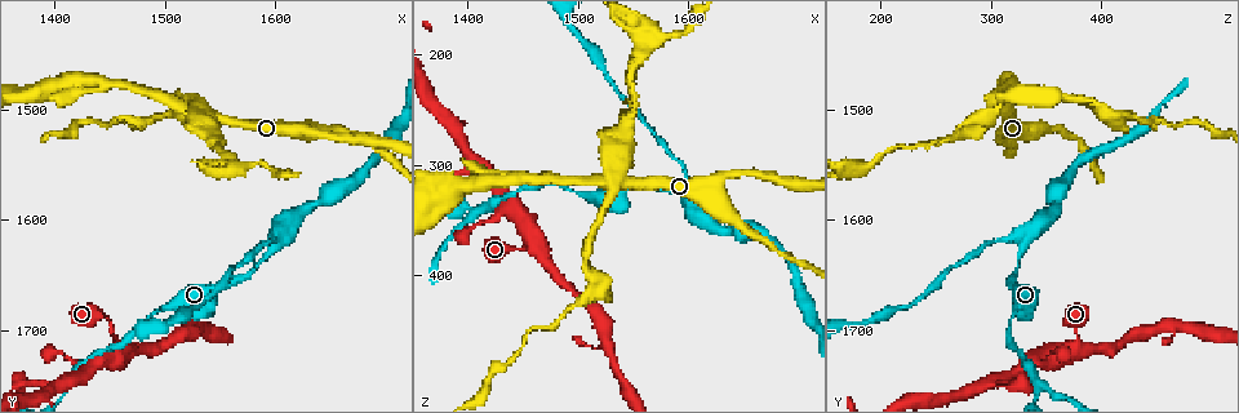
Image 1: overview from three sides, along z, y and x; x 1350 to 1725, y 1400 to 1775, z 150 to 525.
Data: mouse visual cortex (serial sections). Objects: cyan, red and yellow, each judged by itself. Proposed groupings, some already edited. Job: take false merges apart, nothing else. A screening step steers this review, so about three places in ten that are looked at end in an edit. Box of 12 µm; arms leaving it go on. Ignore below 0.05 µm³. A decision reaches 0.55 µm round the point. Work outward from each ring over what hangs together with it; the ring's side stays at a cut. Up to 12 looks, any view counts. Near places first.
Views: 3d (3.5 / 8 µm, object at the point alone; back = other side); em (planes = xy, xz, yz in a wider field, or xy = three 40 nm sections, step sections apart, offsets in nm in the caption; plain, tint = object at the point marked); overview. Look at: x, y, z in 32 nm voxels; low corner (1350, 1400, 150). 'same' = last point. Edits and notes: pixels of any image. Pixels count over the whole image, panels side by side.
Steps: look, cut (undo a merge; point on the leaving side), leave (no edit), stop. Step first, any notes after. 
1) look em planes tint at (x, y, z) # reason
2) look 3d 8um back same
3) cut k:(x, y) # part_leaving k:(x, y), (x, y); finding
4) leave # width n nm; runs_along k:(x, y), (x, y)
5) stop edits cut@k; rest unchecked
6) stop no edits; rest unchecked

look 3d 3.5um at (1458, 1714, 374) # small branch off a trunk

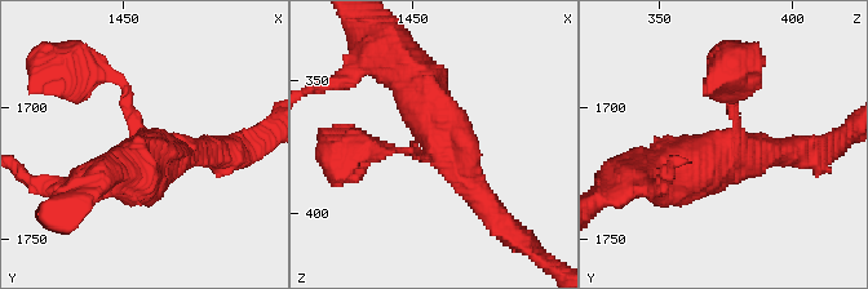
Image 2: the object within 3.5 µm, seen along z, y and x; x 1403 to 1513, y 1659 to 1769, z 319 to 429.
leave # arms 3; arm_widths 150, 350, 600 nm; runs_along 2:(730, 81), (734, 137), (655, 173); continuous, no second cell

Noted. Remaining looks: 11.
look 3d 3.5um at (1488, 1688, 320) # sudden change in width

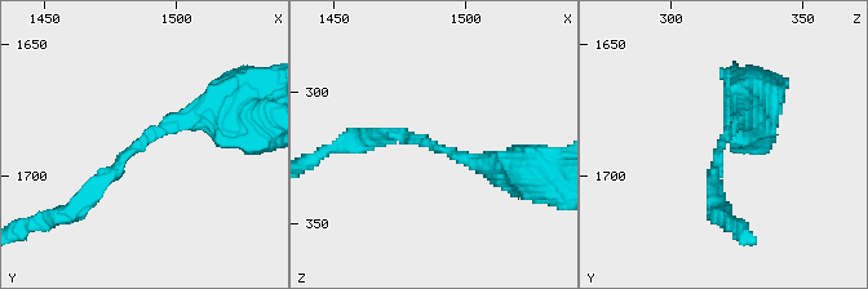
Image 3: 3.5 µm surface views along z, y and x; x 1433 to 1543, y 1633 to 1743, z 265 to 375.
look em xy step 1 tint at (1486, 1687, 320) # arm_widths 200, 300 nm; shape alone is not enough

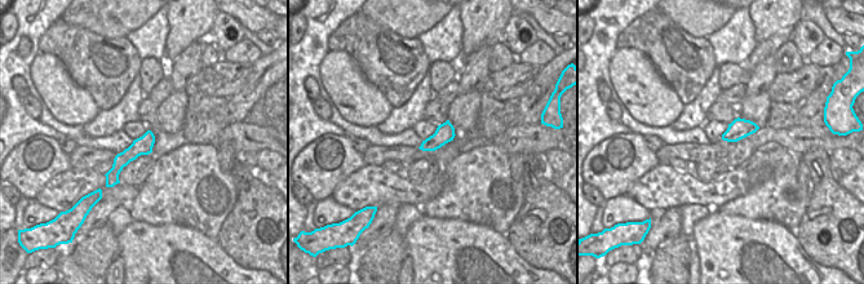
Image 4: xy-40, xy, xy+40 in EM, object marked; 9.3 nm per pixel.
leave # runs_along 3:(217, 114), (150, 134), (79, 205); one cell here

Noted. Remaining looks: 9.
look 3d 3.5um at (1406, 1748, 344) # side arm on a straight run

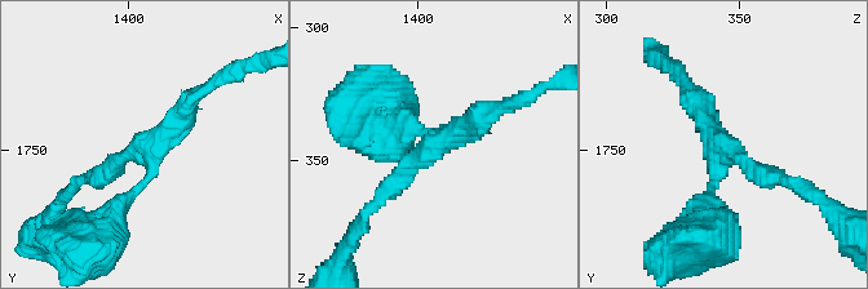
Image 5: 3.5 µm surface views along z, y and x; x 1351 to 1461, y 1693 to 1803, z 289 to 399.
look em xy step 5 tint at (1408, 1750, 344)

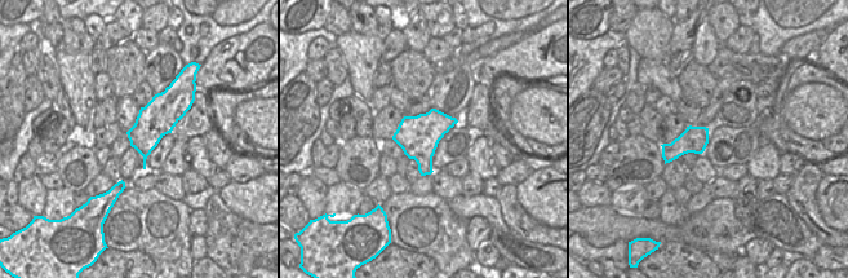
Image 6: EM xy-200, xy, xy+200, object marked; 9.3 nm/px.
look em xy step 1 tint same

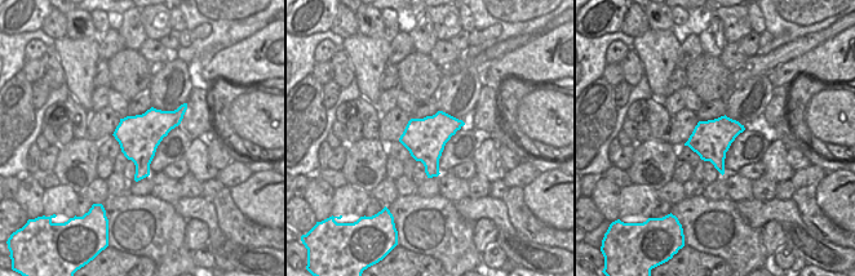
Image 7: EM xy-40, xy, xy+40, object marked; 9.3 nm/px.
leave # arm_widths 150, 200, 250 nm; runs_along 5:(204, 90), (156, 142), (93, 178); continuous, no second cell

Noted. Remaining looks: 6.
look 3d 3.5um at (1536, 1502, 314) # two arms at a narrow angle

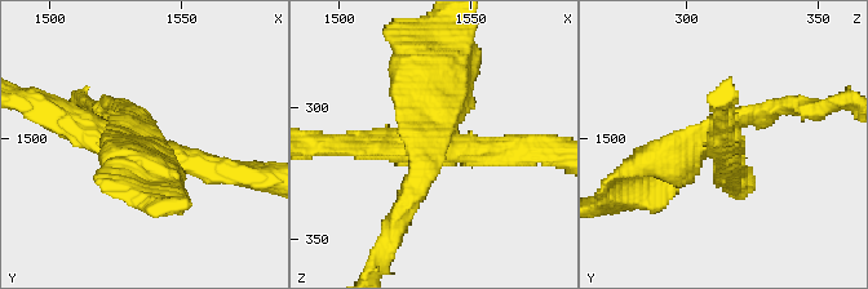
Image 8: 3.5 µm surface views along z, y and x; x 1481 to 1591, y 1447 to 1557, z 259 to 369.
look em xy step 2 tint at (1536, 1501, 314) # now the EM

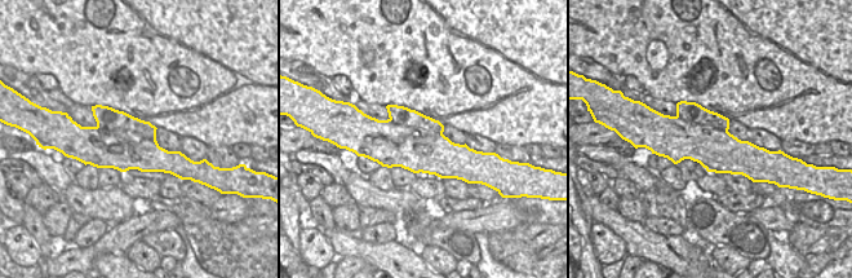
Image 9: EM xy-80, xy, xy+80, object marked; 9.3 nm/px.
cut 8:(451, 87) # border 9:(97, 126), (133, 131), (155, 141); a second cell is stuck on

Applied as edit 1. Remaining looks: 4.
look 3d 8um at (1602, 1616, 332) # abrupt turn

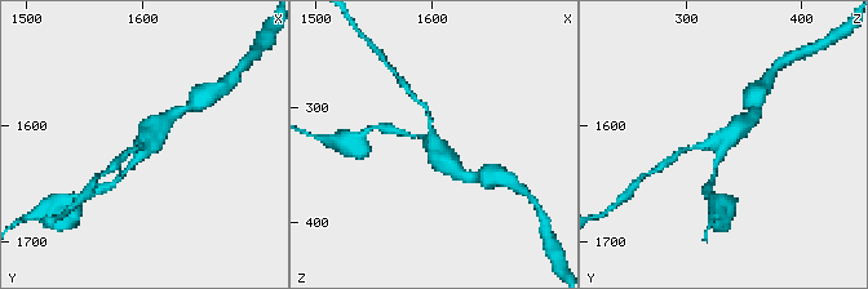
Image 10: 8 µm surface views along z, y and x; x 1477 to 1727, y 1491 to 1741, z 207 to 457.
look 3d 3.5um at (1602, 1616, 332)

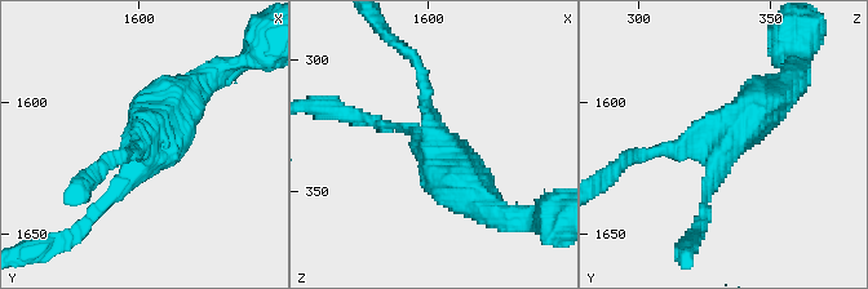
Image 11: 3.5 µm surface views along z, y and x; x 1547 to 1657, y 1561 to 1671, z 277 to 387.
look em xy step 5 tint at (1603, 1618, 330) # need the tissue

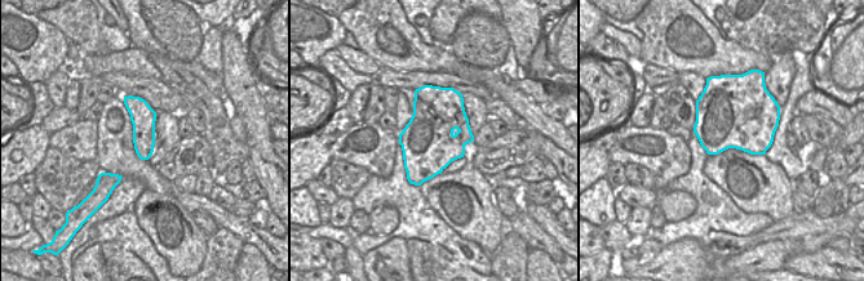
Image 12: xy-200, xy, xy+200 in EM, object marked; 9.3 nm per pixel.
leave # runs_along 11:(91, 217), (182, 98); all the same cell

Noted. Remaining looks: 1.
stop edits cut@8; rest unchecked

